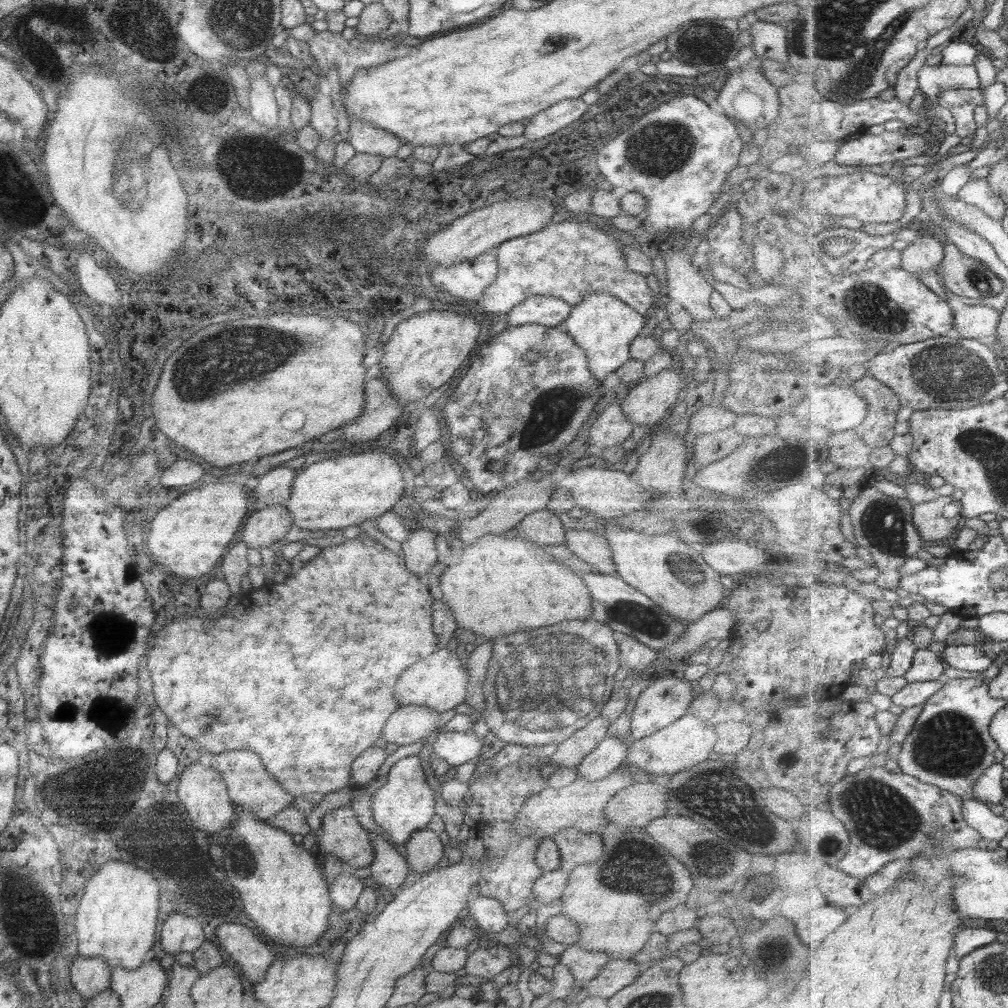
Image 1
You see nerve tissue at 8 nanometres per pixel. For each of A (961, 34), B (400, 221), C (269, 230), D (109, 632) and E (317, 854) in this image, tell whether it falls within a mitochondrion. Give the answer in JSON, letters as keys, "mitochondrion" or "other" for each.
{"A":"other","B":"mitochondrion","C":"mitochondrion","D":"mitochondrion","E":"other"}

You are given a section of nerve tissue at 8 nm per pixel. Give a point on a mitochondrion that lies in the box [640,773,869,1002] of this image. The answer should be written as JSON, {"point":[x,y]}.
{"point":[729,800]}

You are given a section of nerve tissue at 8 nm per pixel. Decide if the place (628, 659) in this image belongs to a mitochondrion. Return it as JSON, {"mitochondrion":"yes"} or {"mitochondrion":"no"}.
{"mitochondrion":"no"}

